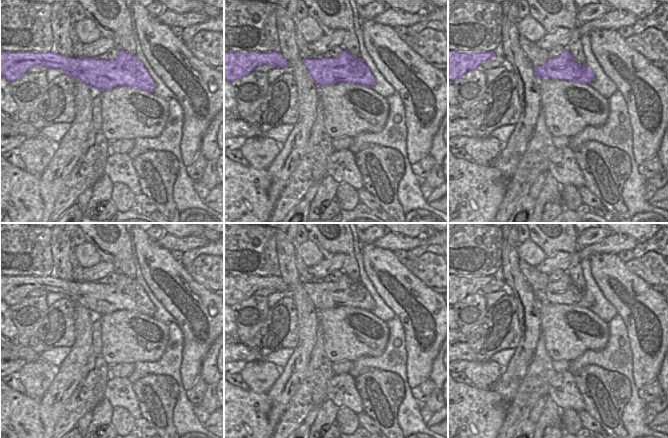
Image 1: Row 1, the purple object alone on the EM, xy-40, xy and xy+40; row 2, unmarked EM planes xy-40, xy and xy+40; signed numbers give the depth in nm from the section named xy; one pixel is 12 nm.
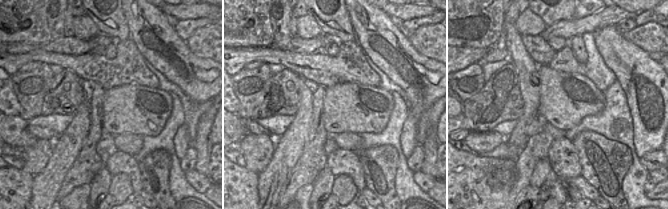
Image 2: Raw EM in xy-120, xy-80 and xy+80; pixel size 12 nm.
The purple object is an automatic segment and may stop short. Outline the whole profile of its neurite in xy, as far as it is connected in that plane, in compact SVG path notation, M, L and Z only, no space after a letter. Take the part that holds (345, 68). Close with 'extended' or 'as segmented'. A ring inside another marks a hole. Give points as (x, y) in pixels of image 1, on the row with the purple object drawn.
M346 50L336 58L304 59L316 86L337 83L354 83L372 88L375 78L361 58L355 58Z; as segmented

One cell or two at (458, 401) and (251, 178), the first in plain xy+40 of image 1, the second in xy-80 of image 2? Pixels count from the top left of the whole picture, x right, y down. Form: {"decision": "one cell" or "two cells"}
{"decision": "one cell"}

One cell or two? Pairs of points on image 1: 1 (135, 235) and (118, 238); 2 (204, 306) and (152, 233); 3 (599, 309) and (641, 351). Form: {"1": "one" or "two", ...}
{"1": "two", "2": "two", "3": "two"}

